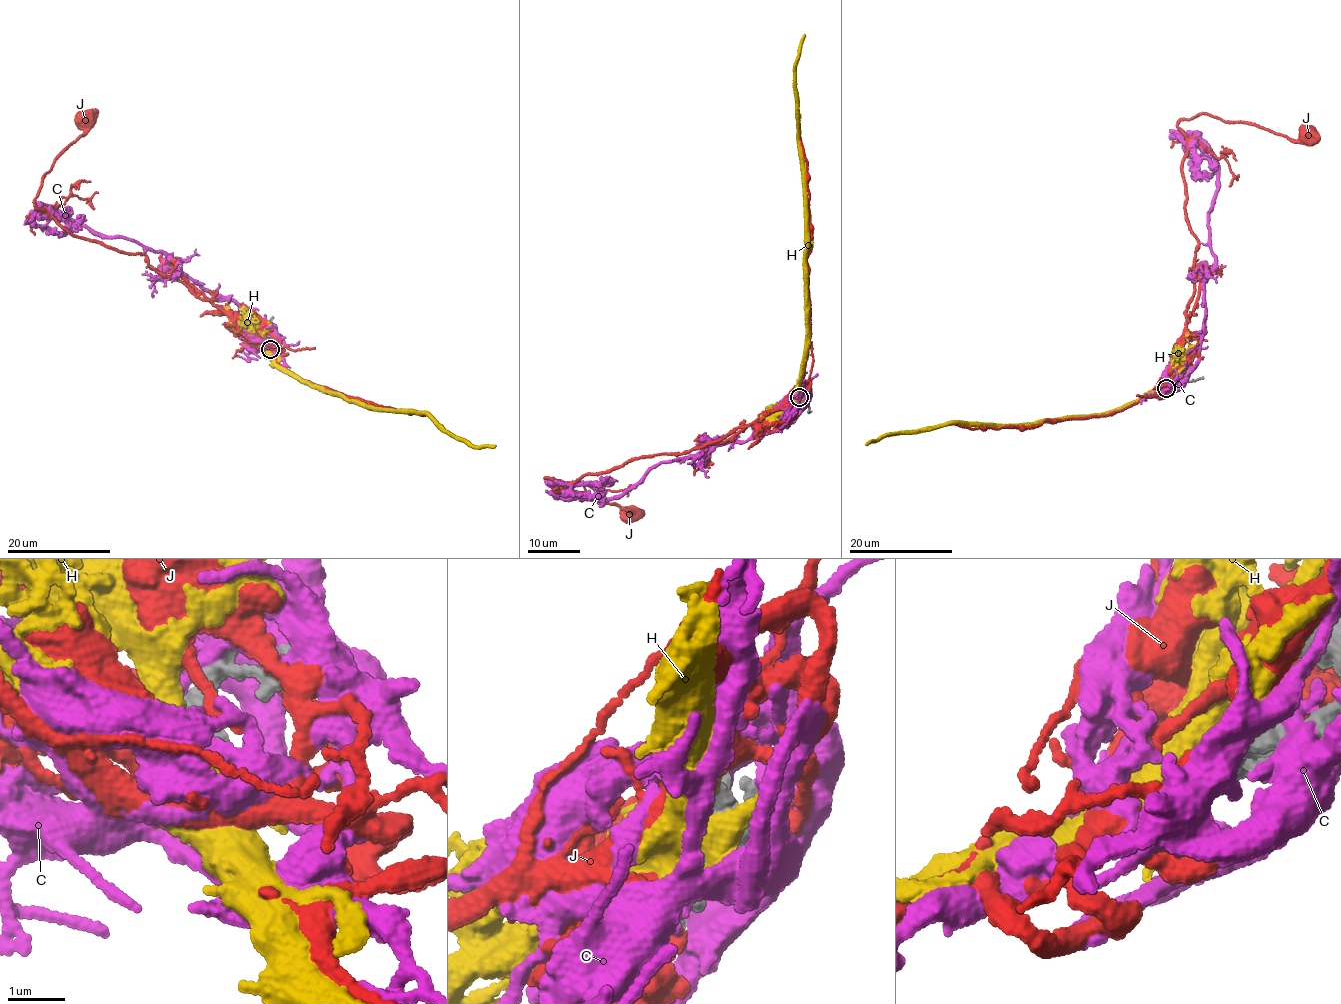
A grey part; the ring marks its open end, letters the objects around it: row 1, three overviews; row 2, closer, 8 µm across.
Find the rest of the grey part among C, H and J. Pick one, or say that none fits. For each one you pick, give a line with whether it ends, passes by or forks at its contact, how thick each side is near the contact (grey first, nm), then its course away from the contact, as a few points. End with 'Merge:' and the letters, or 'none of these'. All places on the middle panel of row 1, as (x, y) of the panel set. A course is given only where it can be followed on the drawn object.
J: it forks | 380/440 nm | via (799, 397), (766, 417), (679, 455), (639, 457), (568, 482), (547, 479), (617, 504), (632, 516)
Merge: J

